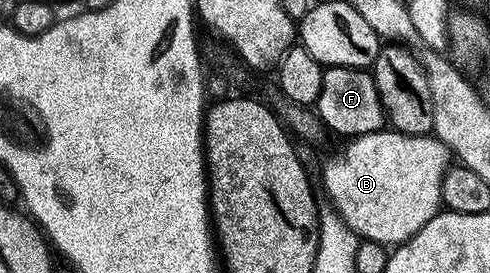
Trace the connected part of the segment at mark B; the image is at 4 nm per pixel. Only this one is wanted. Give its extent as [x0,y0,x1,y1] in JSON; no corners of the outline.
[321,130,451,246]

